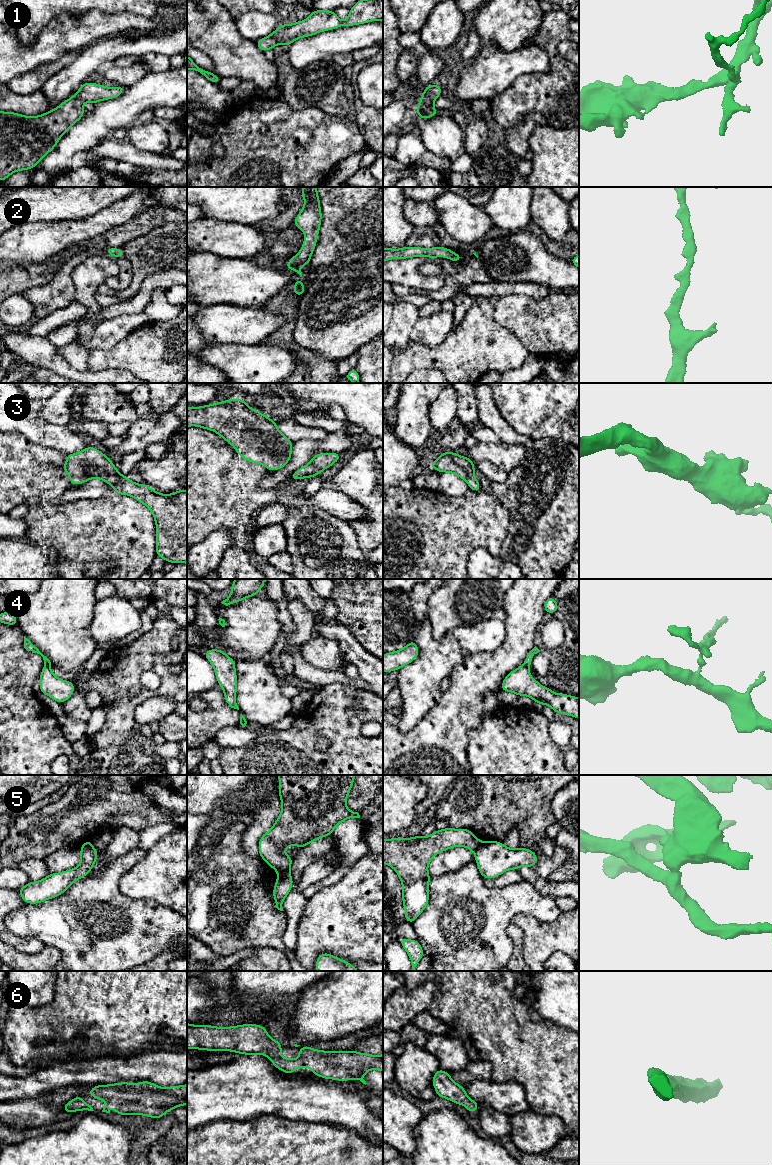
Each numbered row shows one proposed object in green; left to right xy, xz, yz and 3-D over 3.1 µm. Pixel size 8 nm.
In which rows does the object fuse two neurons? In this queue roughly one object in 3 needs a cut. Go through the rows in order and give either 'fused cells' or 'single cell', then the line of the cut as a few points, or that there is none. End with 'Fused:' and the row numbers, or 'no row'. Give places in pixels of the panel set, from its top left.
1: single cell; cut none
2: single cell; cut none
3: single cell; cut none
4: fused cells; cut xy (45, 665), (50, 667)
5: fused cells; cut xz (288, 869), (278, 871)
6: single cell; cut none
Fused: 4, 5

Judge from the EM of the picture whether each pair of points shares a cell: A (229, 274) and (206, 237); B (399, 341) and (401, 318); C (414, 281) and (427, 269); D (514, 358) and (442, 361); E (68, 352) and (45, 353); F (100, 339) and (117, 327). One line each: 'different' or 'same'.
A: different
B: same
C: different
D: same
E: different
F: same

